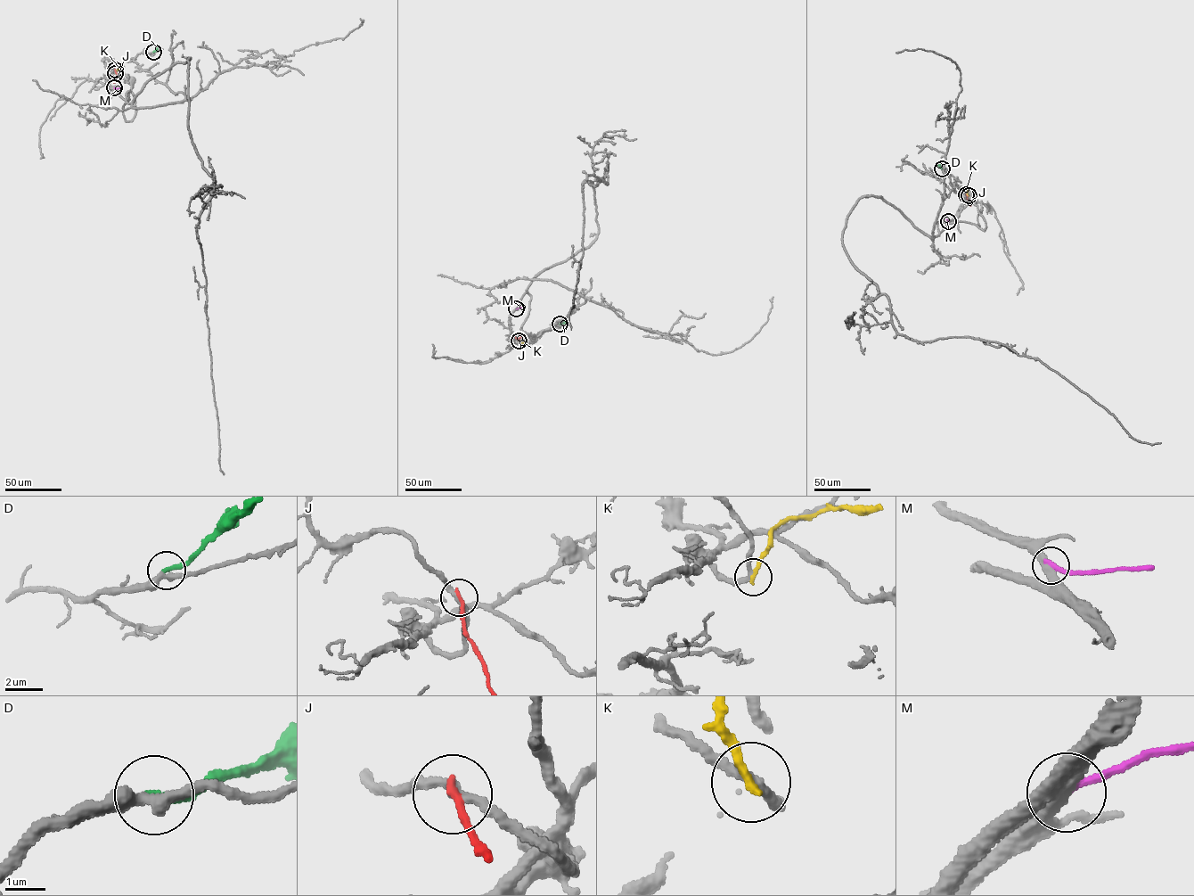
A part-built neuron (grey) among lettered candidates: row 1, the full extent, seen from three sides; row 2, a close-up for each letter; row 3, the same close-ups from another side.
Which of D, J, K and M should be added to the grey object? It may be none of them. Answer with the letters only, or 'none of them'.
D

